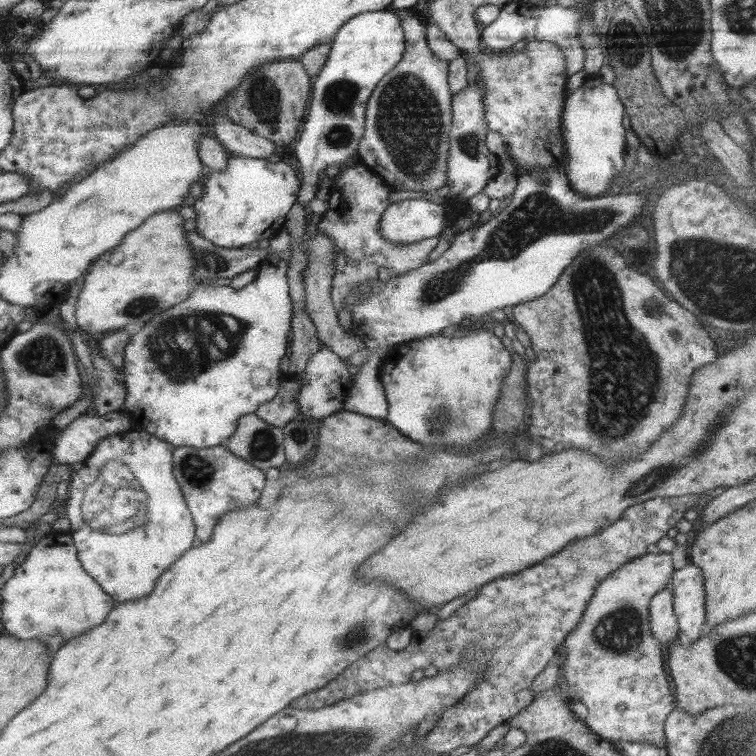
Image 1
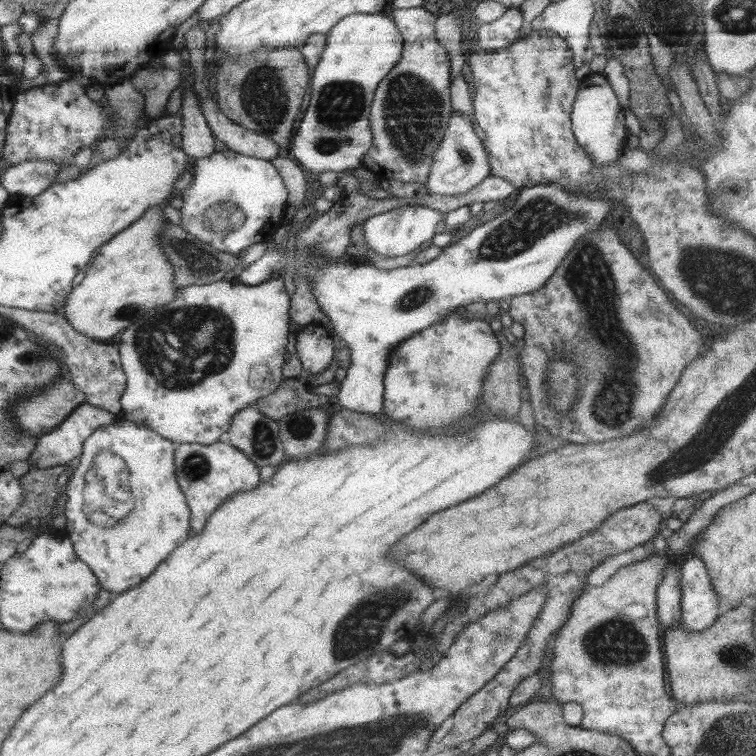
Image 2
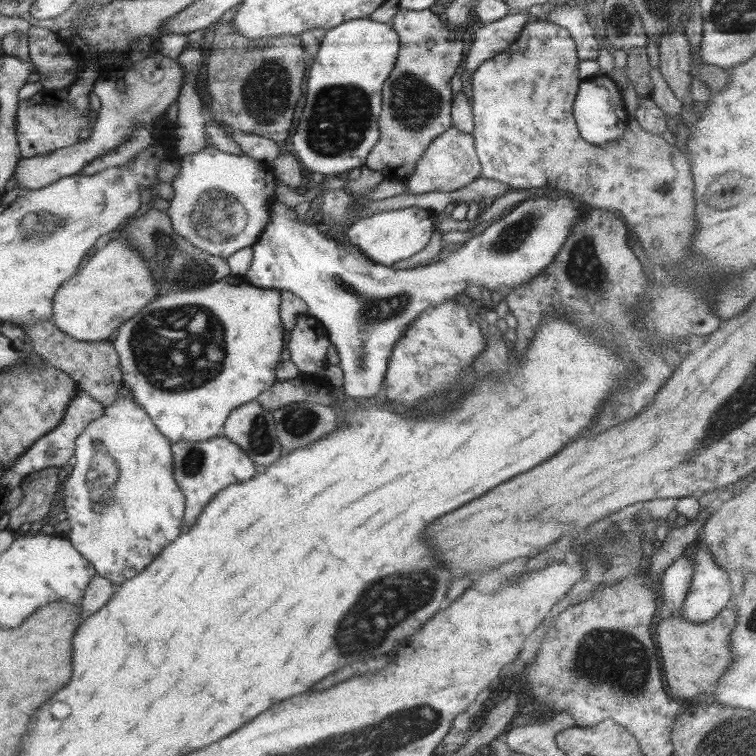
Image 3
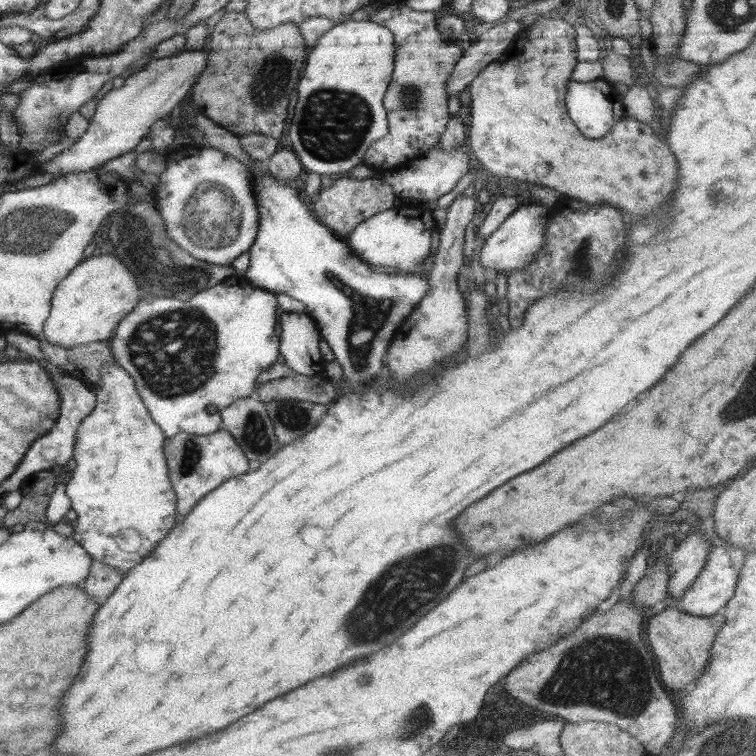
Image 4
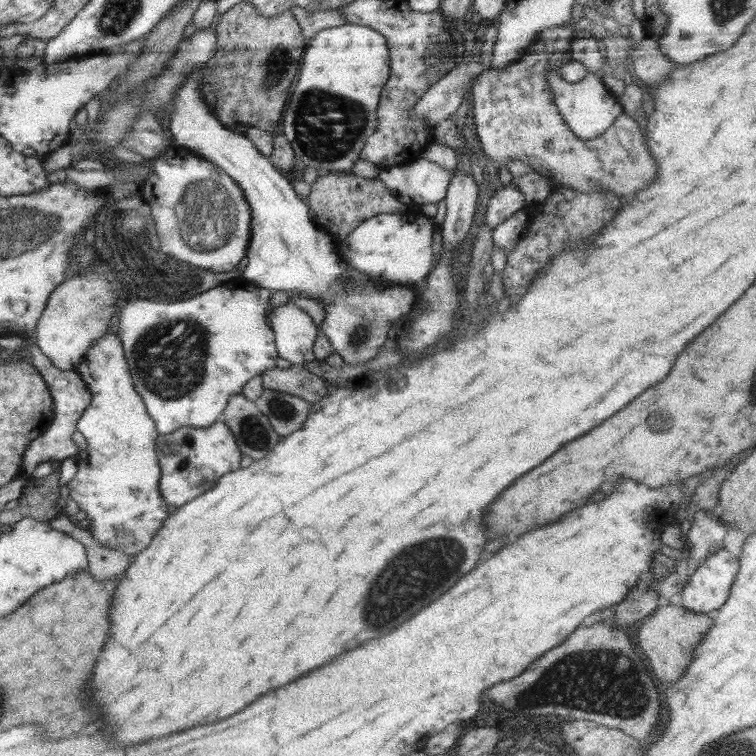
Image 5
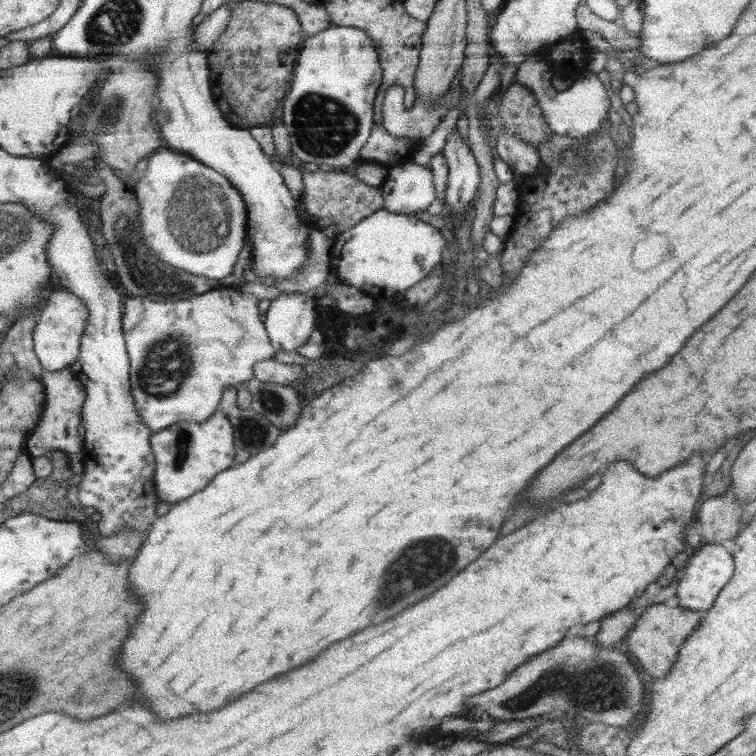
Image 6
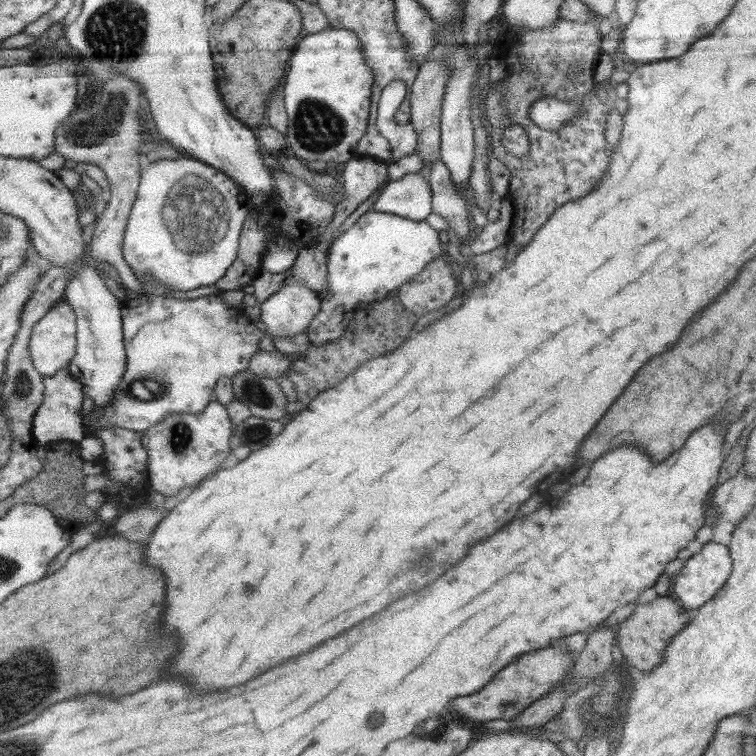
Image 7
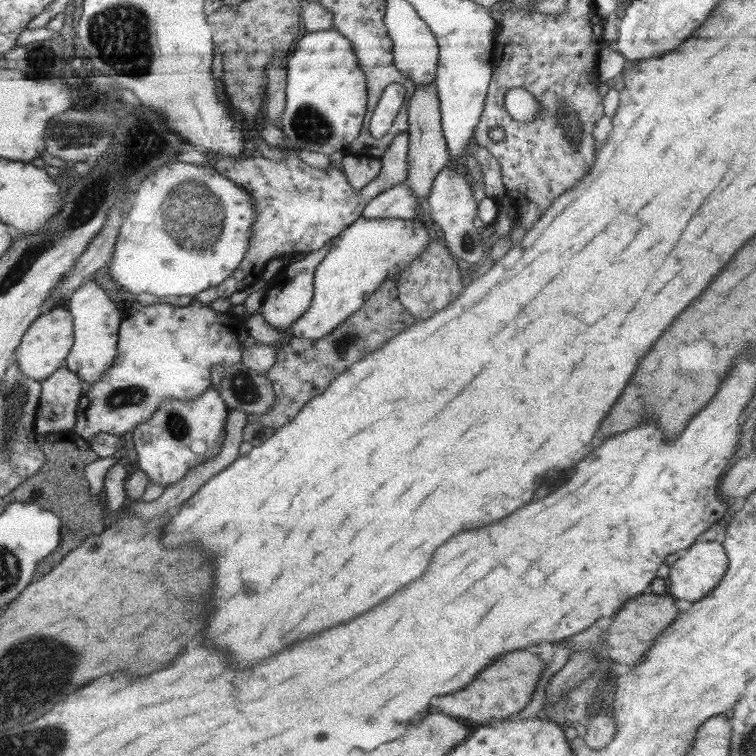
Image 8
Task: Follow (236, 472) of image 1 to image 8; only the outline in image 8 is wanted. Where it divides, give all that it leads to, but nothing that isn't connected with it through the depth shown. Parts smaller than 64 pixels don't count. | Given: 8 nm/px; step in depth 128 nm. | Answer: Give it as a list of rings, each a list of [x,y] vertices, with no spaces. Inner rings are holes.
[[[213,384],[208,387],[206,392],[202,392],[198,398],[194,400],[174,400],[173,398],[165,398],[158,410],[142,424],[133,428],[133,441],[138,456],[138,464],[147,475],[150,481],[156,484],[162,484],[165,487],[174,484],[183,479],[183,476],[194,466],[204,462],[208,459],[214,458],[221,449],[222,443],[225,441],[227,423],[227,414],[229,408],[222,400],[220,393],[215,389]],[[194,440],[202,440],[206,451],[196,453],[192,451],[192,442]]]

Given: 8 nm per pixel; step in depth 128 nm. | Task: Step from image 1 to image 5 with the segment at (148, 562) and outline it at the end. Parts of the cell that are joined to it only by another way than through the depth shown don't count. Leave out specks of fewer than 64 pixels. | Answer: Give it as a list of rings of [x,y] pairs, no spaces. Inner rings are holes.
[[[114,324],[108,326],[107,333],[91,344],[81,364],[76,368],[81,374],[81,379],[88,385],[91,401],[77,422],[78,432],[86,438],[87,447],[85,451],[78,451],[75,455],[78,470],[71,475],[67,486],[70,498],[91,520],[88,530],[92,537],[102,547],[124,552],[124,555],[135,558],[138,552],[144,551],[150,545],[154,534],[158,533],[169,514],[166,501],[159,489],[161,468],[155,449],[159,432],[146,410],[142,397],[134,388],[122,343],[115,331]]]

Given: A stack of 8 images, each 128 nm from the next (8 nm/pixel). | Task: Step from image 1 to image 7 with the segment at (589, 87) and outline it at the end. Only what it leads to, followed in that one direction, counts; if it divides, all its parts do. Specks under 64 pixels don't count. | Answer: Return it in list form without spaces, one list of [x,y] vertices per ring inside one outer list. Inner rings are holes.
[[[540,97],[529,104],[527,117],[544,130],[560,130],[563,124],[578,115],[576,111],[581,104],[580,99],[568,102],[556,97]]]

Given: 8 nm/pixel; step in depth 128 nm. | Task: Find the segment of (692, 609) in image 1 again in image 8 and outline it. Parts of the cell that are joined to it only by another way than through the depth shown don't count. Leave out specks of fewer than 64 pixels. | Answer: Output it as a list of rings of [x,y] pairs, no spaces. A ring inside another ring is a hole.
[[[696,541],[693,546],[679,552],[678,556],[678,560],[670,566],[670,574],[666,579],[668,593],[674,600],[686,600],[691,603],[700,601],[715,588],[728,569],[726,551],[721,544],[715,541]]]

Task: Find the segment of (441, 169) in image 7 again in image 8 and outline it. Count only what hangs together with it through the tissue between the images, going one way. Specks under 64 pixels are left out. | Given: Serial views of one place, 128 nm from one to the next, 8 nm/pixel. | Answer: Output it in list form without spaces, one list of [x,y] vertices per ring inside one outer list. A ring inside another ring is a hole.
[[[449,164],[434,179],[427,202],[430,206],[430,216],[444,233],[443,242],[451,255],[456,260],[466,260],[473,271],[477,268],[476,264],[484,254],[485,243],[483,242],[482,230],[474,226],[473,220],[477,216],[478,205],[470,183],[468,177],[455,171],[454,166]]]

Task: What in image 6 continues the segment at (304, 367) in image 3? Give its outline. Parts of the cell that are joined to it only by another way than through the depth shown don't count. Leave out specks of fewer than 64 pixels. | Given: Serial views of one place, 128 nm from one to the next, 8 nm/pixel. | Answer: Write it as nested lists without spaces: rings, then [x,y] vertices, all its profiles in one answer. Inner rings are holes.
[[[282,293],[271,301],[264,328],[276,351],[292,352],[308,342],[316,328],[317,298]]]

